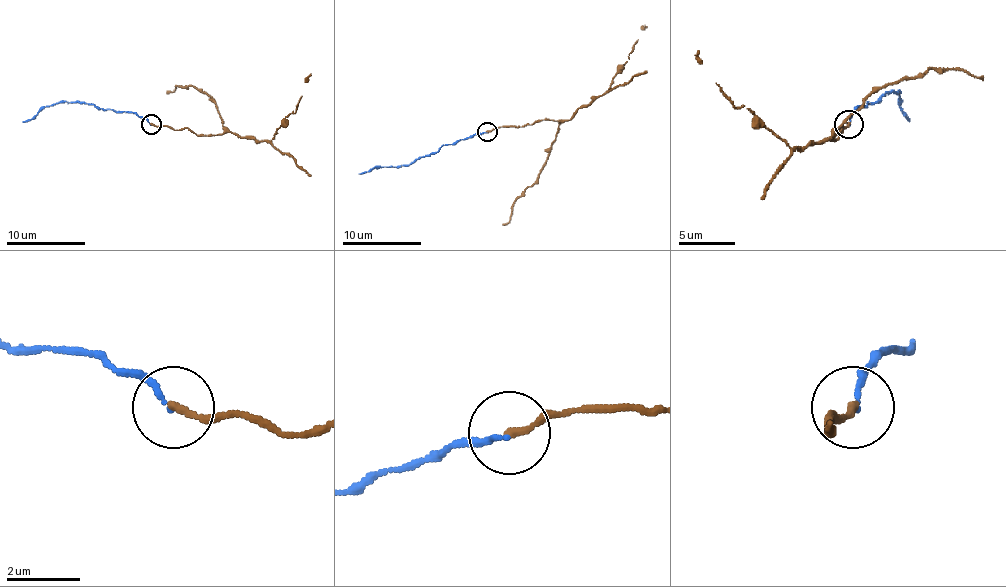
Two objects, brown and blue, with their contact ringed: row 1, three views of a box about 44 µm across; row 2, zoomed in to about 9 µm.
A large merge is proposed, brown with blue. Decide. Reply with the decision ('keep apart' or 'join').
join

